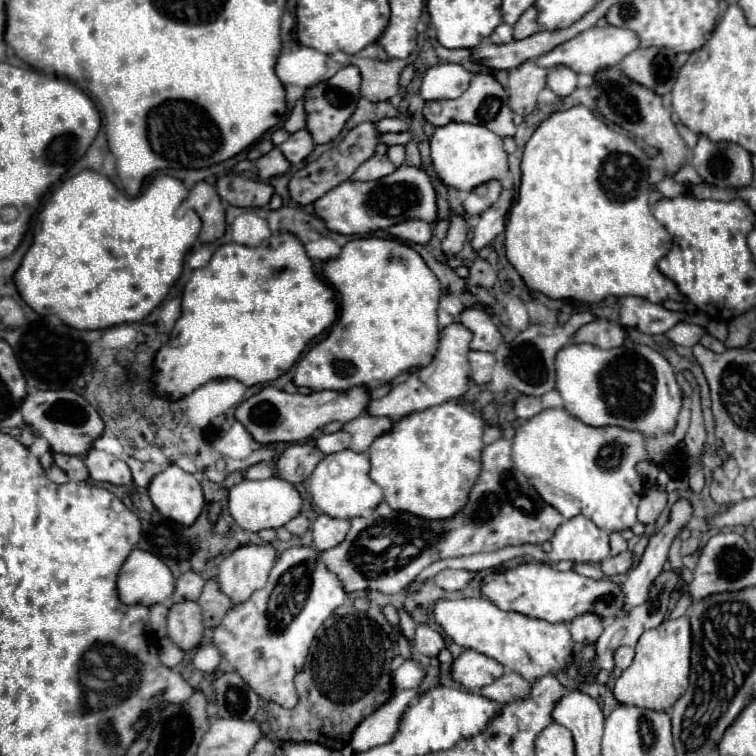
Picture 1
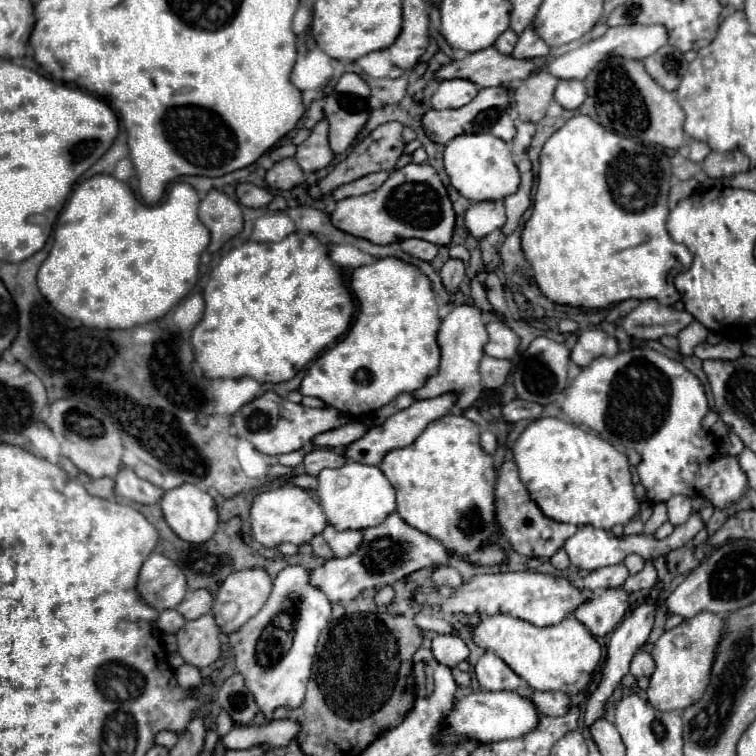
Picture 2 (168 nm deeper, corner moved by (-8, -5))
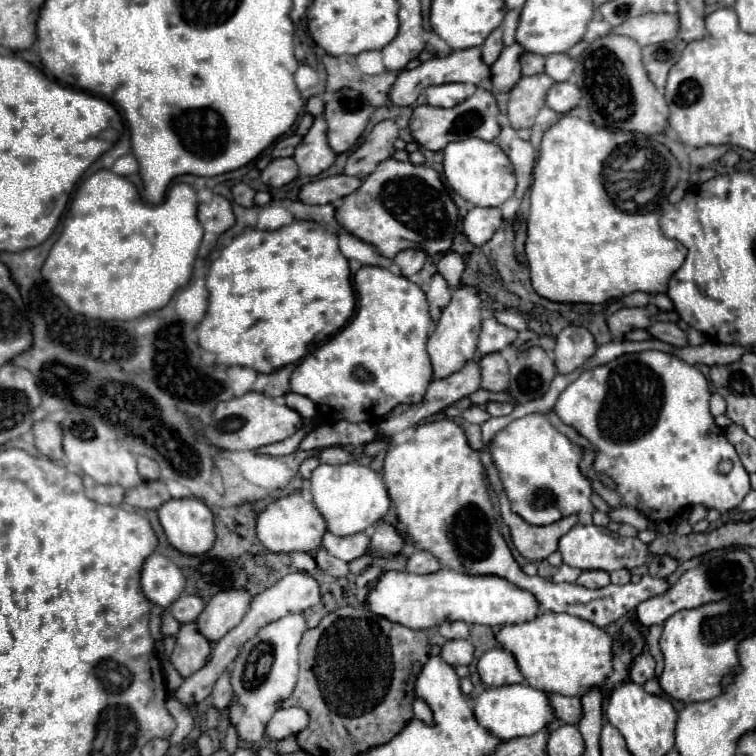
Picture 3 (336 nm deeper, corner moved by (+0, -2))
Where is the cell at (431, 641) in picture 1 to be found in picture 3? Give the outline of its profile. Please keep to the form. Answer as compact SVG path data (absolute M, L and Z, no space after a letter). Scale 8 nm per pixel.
M449 640L443 650L441 658L451 666L469 666L473 662L475 646L469 640Z

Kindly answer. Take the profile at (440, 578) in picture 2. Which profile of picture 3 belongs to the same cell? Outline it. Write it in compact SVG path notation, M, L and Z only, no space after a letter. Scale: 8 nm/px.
M413 552L407 558L407 570L413 574L431 574L441 568L439 560L429 552Z

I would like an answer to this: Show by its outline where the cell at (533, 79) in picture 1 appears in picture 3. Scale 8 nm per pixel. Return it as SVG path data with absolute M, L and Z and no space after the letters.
M535 74L535 76L523 76L517 86L509 94L509 122L515 130L519 128L531 128L535 124L537 112L545 106L547 90L555 82L547 74Z

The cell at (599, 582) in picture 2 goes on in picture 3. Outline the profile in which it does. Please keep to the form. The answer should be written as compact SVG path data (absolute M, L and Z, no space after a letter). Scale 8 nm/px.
M585 570L577 578L577 584L585 588L603 588L609 584L609 574L603 570Z

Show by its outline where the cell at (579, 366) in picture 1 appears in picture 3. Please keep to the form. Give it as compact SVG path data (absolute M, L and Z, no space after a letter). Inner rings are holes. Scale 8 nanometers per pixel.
M645 350L639 354L619 356L605 366L583 372L561 392L553 410L563 424L575 428L595 446L593 470L613 480L621 504L639 510L651 522L659 524L681 516L681 510L685 512L697 504L719 512L729 512L739 506L751 490L749 474L743 468L735 448L727 442L723 428L713 422L709 398L709 382L695 366L661 350ZM721 460L733 462L733 470L729 474L717 472Z

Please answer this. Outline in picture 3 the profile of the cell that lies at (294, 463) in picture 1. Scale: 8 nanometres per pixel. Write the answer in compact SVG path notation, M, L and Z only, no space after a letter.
M335 446L335 448L325 448L325 450L321 450L319 460L325 462L325 464L347 464L347 462L353 460L353 456L351 456L347 450Z

